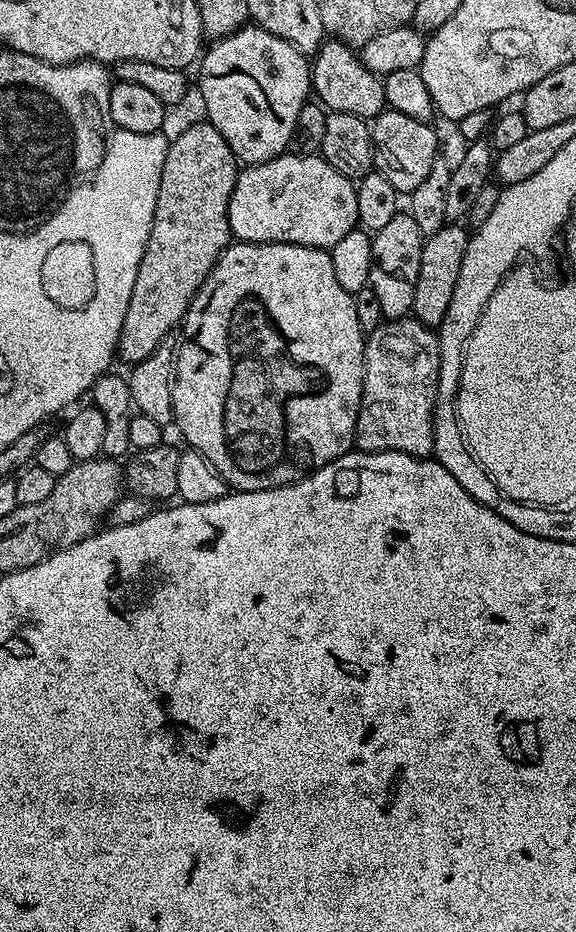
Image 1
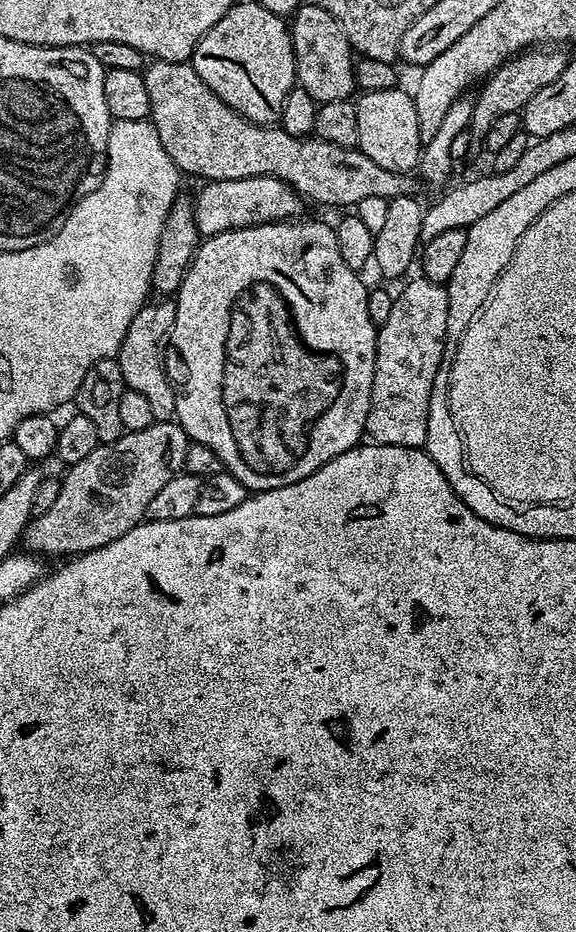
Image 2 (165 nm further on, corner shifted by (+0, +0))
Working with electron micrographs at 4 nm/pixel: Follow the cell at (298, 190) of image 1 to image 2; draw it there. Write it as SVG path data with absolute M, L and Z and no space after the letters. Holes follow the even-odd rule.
M255 176L237 180L209 180L194 196L192 209L201 237L207 238L235 228L249 228L251 224L272 224L276 220L290 220L301 215L302 197L276 176Z

